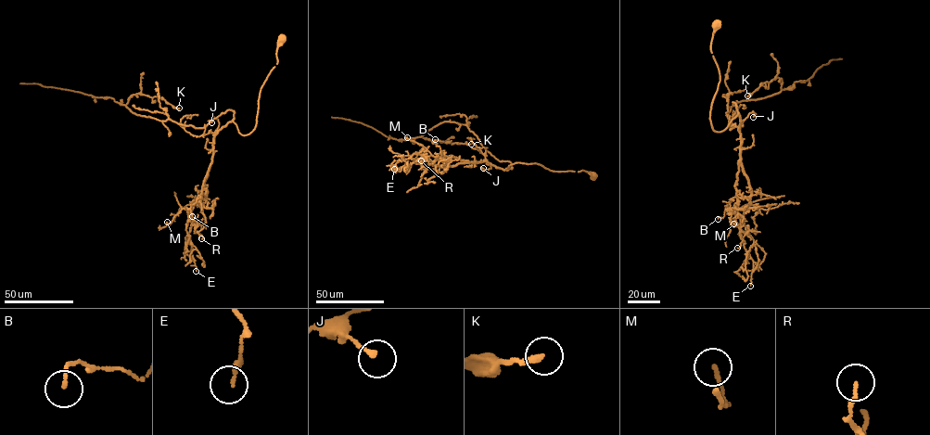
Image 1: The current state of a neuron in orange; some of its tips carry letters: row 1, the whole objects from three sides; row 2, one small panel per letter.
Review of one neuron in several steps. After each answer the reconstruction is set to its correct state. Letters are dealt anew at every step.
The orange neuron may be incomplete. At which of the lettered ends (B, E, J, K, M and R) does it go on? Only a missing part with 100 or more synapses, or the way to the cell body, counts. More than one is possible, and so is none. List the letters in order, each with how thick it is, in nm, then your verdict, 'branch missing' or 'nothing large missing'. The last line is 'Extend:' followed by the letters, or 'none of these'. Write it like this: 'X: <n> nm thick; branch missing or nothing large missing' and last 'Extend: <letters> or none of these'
B: 120 nm thick; nothing large missing
E: 220 nm thick; nothing large missing
J: 180 nm thick; nothing large missing
K: 280 nm thick; nothing large missing
M: 150 nm thick; nothing large missing
R: 150 nm thick; nothing large missing
Extend: none of these

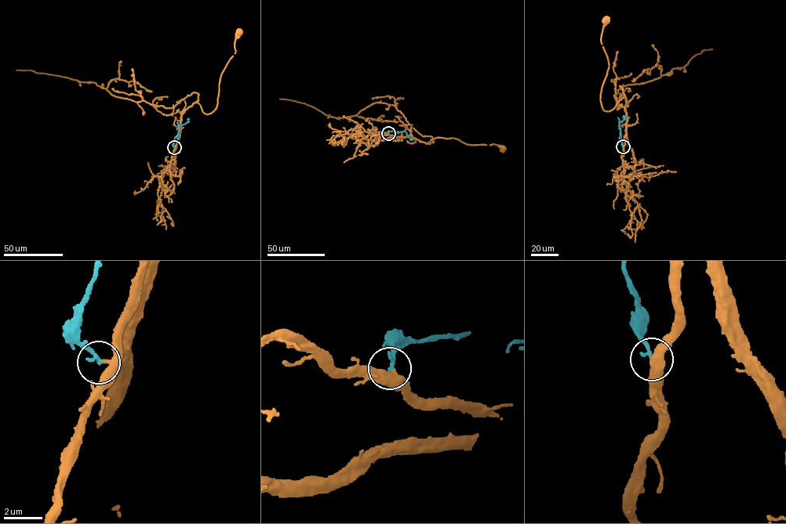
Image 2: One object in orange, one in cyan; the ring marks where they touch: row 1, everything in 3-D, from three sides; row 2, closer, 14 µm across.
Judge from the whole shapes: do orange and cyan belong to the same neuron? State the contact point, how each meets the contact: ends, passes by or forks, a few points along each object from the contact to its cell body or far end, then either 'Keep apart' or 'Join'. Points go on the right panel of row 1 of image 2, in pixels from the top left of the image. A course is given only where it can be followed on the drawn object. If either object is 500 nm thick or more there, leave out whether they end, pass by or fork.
Place: (623, 146). At the ring orange passes by. At the ring cyan ends. Course of orange: (623, 146), (625, 98), (609, 110), (603, 110), (600, 100), (608, 68), (601, 41), (606, 20). Course of cyan: (623, 146), (619, 126), (619, 122), (624, 119), (623, 117). Join

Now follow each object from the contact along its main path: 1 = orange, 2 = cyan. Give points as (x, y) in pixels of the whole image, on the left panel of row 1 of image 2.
1: (175, 147), (183, 111), (197, 102), (205, 113), (215, 109), (220, 75), (235, 51), (235, 38), (240, 32)
2: (174, 147), (179, 126), (188, 120)

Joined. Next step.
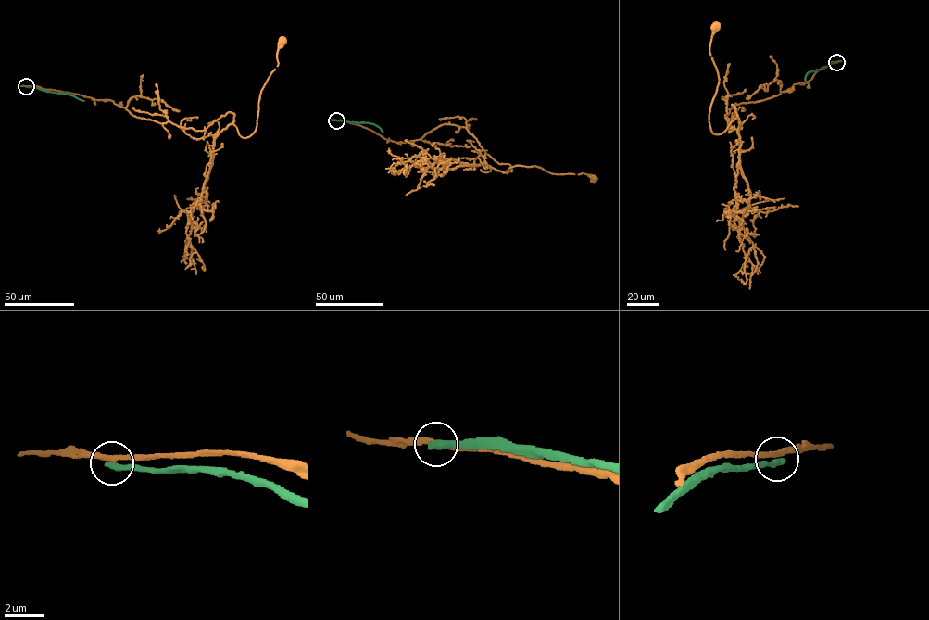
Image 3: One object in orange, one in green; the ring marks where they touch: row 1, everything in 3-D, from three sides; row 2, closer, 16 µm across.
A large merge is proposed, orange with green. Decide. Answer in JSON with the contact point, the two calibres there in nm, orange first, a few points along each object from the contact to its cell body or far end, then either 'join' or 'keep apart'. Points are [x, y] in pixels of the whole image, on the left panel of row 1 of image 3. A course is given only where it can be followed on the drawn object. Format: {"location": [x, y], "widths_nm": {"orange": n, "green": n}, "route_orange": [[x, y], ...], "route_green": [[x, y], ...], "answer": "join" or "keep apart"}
{"location": [26, 86], "widths_nm": {"orange": 260, "green": 380}, "route_orange": [[26, 86], [111, 100], [136, 117], [194, 130], [231, 112], [239, 135], [247, 137], [283, 41]], "route_green": [[26, 86], [68, 94], [83, 101]], "answer": "keep apart"}

